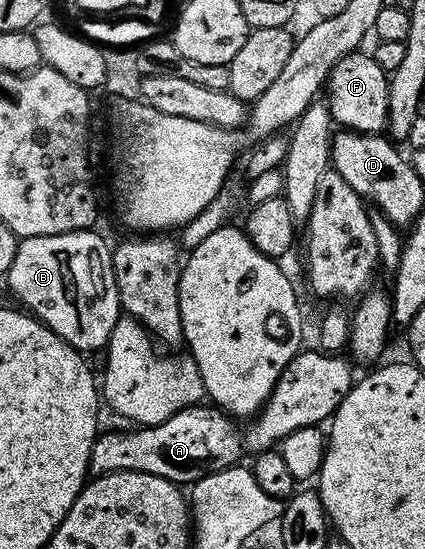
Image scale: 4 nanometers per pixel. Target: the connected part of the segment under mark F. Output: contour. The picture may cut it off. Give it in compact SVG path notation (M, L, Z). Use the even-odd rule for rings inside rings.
M356 51L345 55L333 67L325 86L325 104L336 126L353 133L382 134L387 128L389 75L377 67L370 52Z

